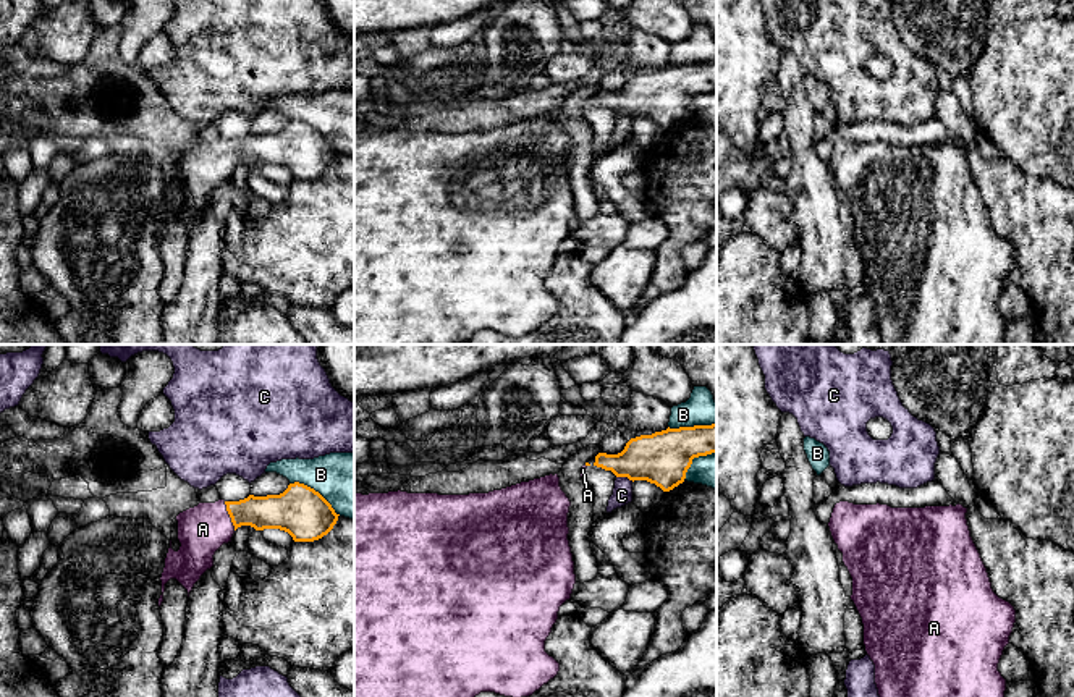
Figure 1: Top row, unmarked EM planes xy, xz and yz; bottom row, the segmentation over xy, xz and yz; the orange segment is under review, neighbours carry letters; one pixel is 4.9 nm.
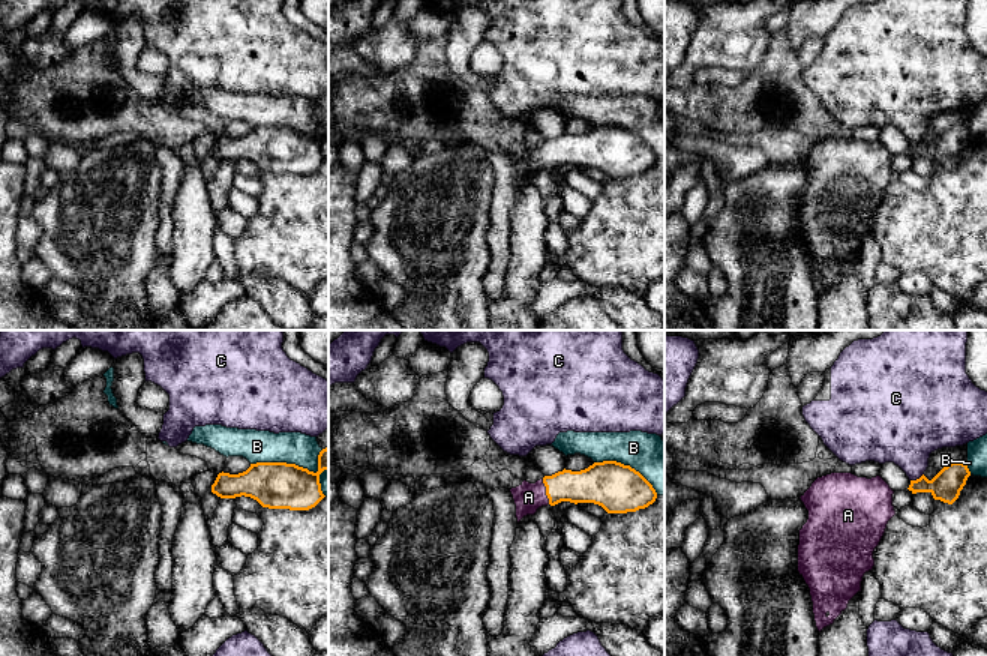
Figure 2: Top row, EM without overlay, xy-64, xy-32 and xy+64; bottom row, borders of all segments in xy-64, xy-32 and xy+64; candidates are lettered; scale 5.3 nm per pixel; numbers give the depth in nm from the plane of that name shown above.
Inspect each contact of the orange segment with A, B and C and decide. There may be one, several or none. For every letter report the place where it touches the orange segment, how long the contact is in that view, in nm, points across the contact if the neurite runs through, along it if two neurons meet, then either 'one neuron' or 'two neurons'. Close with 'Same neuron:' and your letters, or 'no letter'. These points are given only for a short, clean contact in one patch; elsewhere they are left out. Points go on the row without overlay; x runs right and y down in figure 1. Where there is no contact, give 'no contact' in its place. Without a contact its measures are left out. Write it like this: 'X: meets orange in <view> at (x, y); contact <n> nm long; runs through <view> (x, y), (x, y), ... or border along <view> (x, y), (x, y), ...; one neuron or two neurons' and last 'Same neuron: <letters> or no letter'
A: meets orange in xy at (230, 154); contact 160 nm long; runs through xy (280, 149), (245, 149), (230, 154), (202, 167); one neuron
B: meets orange in xy at (314, 128); contact 300 nm long; two neurons
C: meets orange in xz at (625, 114); contact 90 nm long; border along xz (617, 114), (626, 114), (633, 118); two neurons
Same neuron: A

